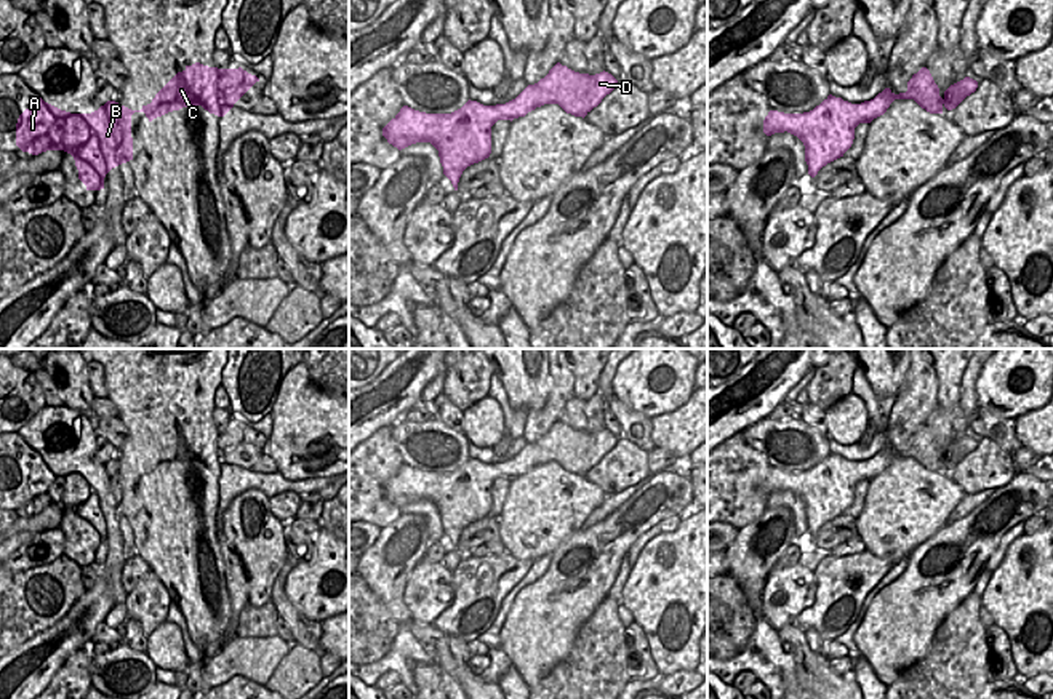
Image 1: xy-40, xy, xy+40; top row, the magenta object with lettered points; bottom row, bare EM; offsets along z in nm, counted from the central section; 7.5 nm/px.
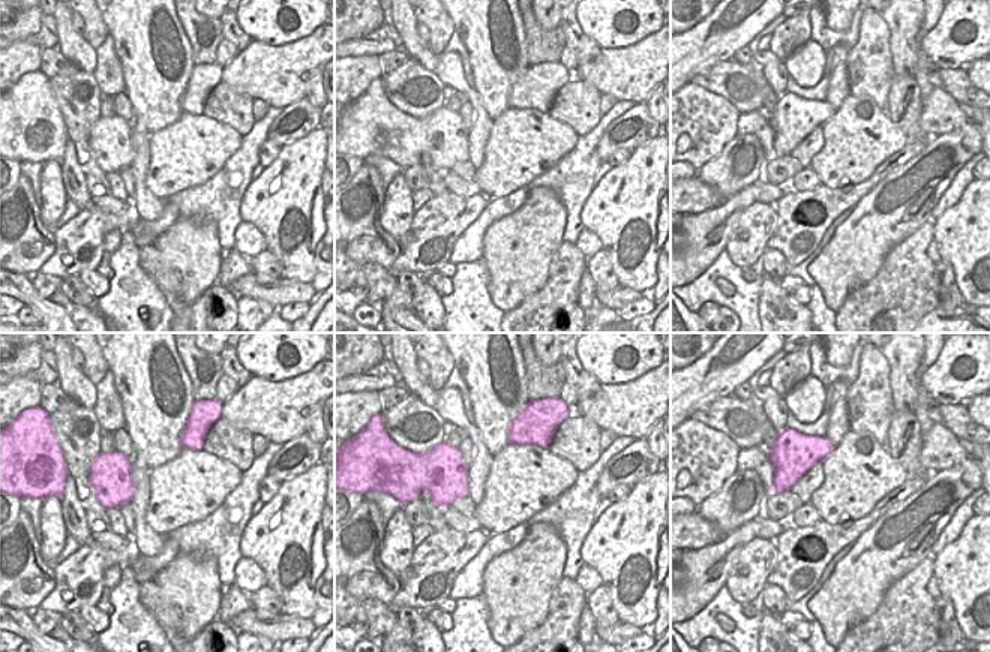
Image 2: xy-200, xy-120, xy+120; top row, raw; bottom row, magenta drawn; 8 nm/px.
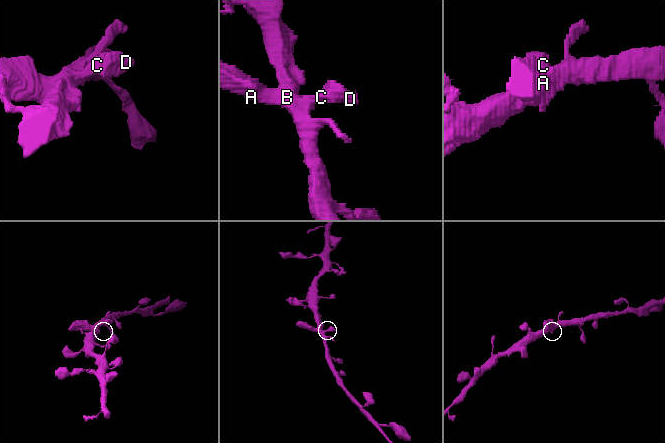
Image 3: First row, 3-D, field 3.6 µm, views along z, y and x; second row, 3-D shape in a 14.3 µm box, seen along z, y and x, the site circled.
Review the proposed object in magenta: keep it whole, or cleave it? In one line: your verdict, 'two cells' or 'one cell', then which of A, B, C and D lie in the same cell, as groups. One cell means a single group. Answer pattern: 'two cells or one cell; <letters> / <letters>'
one cell; A B C D

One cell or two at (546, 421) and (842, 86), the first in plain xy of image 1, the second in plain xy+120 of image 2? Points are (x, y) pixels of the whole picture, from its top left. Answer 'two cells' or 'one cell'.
two cells

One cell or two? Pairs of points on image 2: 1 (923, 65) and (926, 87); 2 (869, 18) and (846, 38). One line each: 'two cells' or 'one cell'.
1: one cell
2: two cells

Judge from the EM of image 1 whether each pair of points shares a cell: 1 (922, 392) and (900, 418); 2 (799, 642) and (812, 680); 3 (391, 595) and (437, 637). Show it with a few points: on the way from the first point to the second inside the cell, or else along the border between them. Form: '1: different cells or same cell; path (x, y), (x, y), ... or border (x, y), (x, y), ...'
1: same cell; path (917, 399), (906, 411)
2: same cell; path (802, 651), (812, 671)
3: same cell; path (397, 608), (424, 634)

